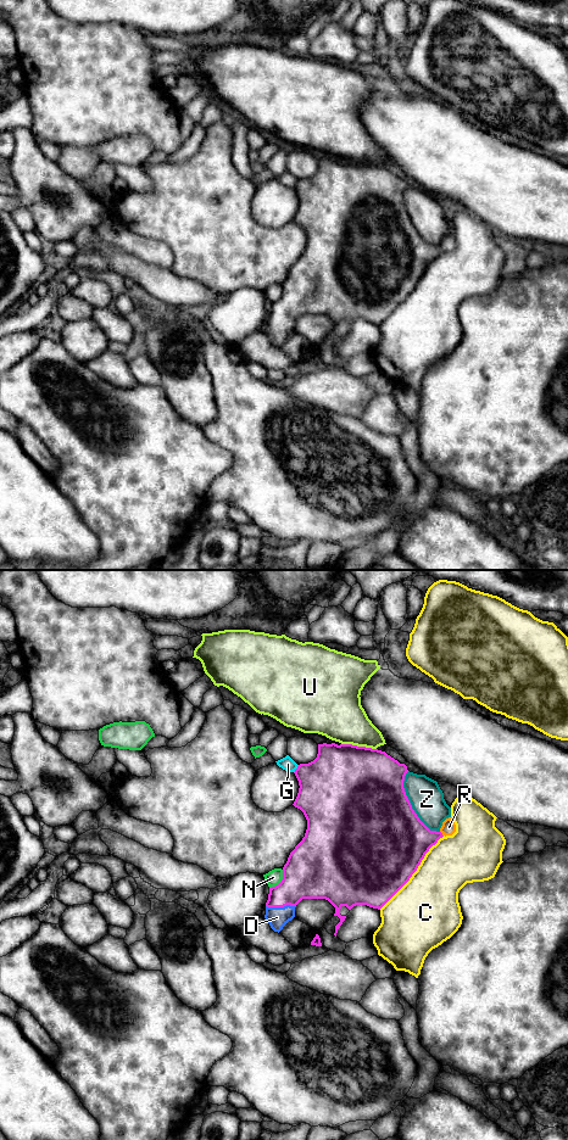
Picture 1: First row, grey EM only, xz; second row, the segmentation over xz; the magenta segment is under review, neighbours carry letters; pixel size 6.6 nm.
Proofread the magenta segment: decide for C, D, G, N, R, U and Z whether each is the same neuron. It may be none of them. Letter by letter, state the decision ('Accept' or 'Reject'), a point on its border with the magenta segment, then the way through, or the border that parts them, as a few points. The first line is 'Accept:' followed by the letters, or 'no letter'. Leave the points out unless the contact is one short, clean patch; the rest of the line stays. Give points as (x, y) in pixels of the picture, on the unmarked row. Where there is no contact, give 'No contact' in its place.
Accept: D
C: Reject. Touches magenta at xz (415, 286)
D: Accept. Touches magenta at xz (280, 322). Path across: xz (304, 292), (283, 313), (280, 322), (277, 333)
G: Reject. Touches magenta at xz (296, 184)
N: Reject. Touches magenta at xz (282, 296)
R: Reject. Touches magenta at xz (441, 249)
U: Reject. Touches magenta at xz (358, 162)
Z: Reject. Touches magenta at xz (411, 221)

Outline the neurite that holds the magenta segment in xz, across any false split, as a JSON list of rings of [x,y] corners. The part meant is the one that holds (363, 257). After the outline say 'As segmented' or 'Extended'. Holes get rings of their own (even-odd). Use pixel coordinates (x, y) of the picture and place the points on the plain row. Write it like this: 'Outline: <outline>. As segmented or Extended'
Outline: [[[335,158],[318,160],[317,173],[308,179],[300,179],[297,181],[294,189],[299,196],[300,203],[293,220],[304,228],[307,235],[307,245],[305,252],[290,268],[288,276],[283,283],[282,297],[275,302],[269,303],[264,334],[274,347],[279,348],[283,342],[295,332],[295,323],[302,314],[325,314],[335,323],[334,331],[338,331],[340,334],[340,337],[335,341],[334,351],[336,352],[338,345],[346,334],[346,331],[340,330],[340,324],[343,322],[346,322],[349,325],[351,325],[356,320],[367,320],[369,323],[380,325],[410,296],[429,264],[435,261],[438,256],[444,251],[441,247],[430,246],[419,235],[419,233],[412,224],[412,220],[403,203],[403,196],[407,188],[408,185],[405,179],[400,179],[385,167],[352,160],[338,161]]]. Extended

